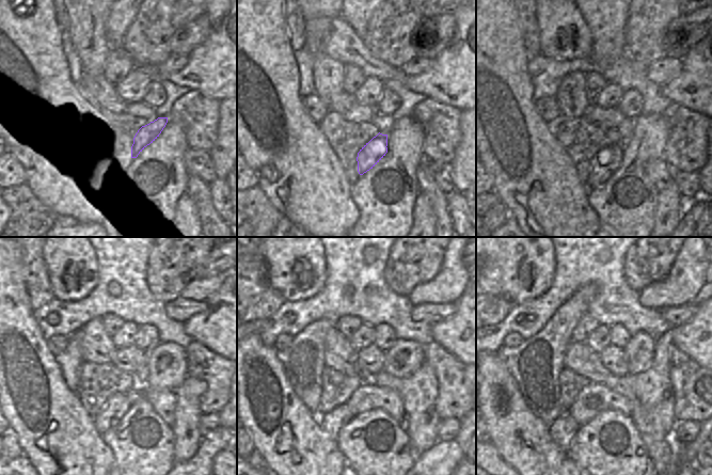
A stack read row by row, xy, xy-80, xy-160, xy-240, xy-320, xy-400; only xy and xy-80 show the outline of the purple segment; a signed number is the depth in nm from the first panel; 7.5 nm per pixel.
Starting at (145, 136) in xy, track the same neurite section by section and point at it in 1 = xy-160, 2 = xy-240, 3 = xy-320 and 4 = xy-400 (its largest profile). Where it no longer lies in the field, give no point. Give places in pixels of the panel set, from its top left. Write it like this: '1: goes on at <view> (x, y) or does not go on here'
1: goes on at xy-160 (606, 160)
2: goes on at xy-240 (116, 407)
3: goes on at xy-320 (332, 423)
4: goes on at xy-400 (564, 429)

